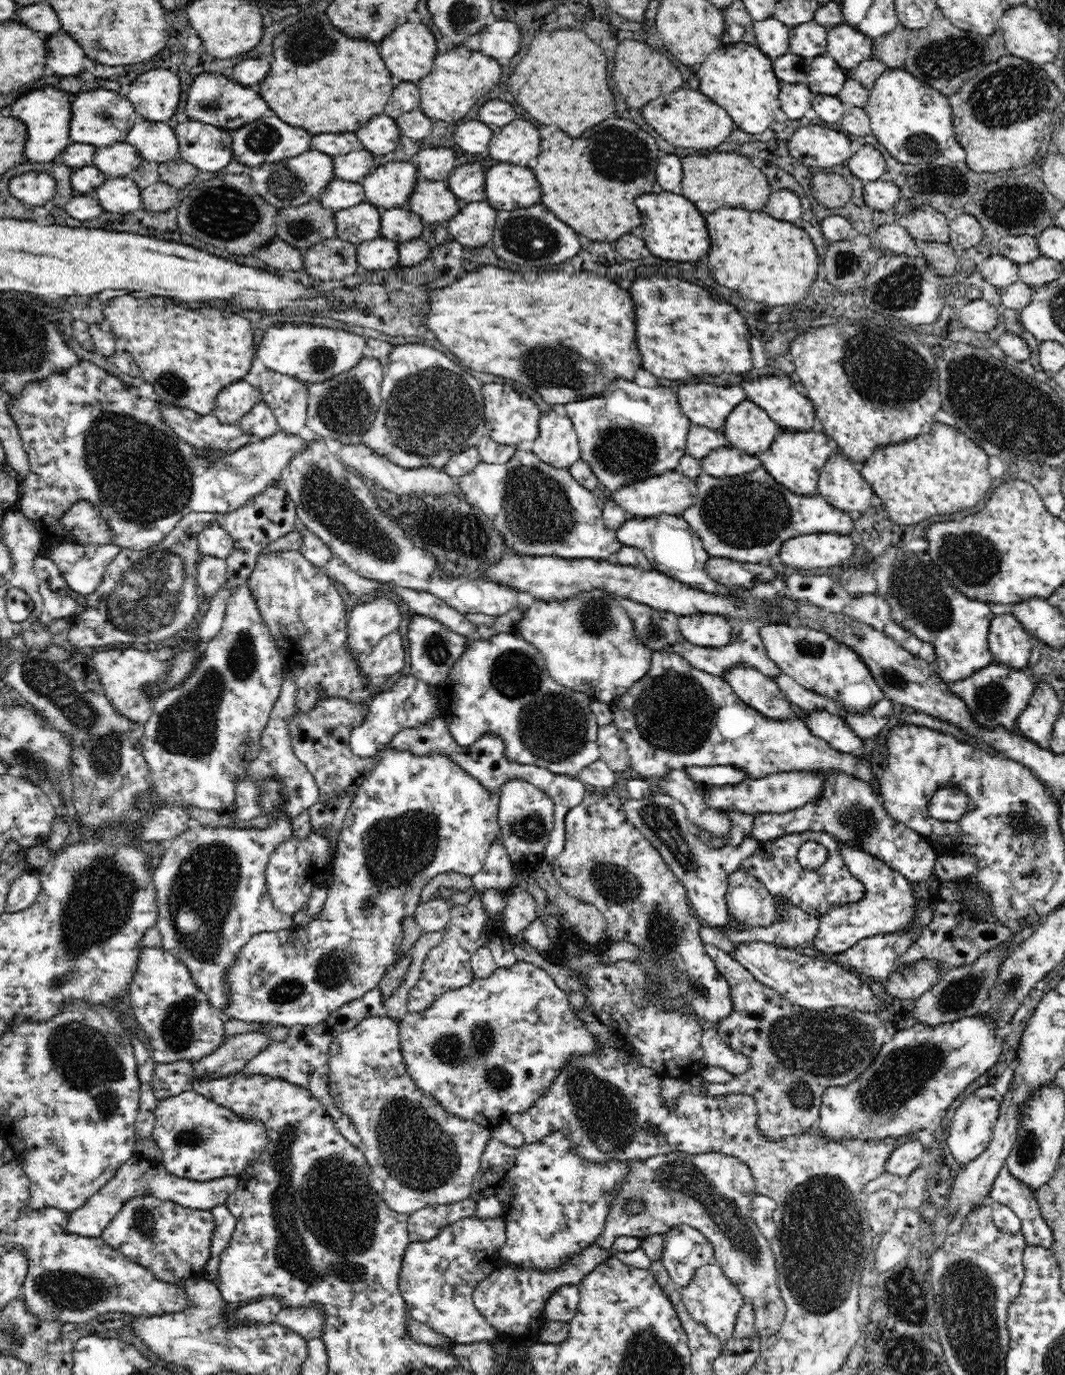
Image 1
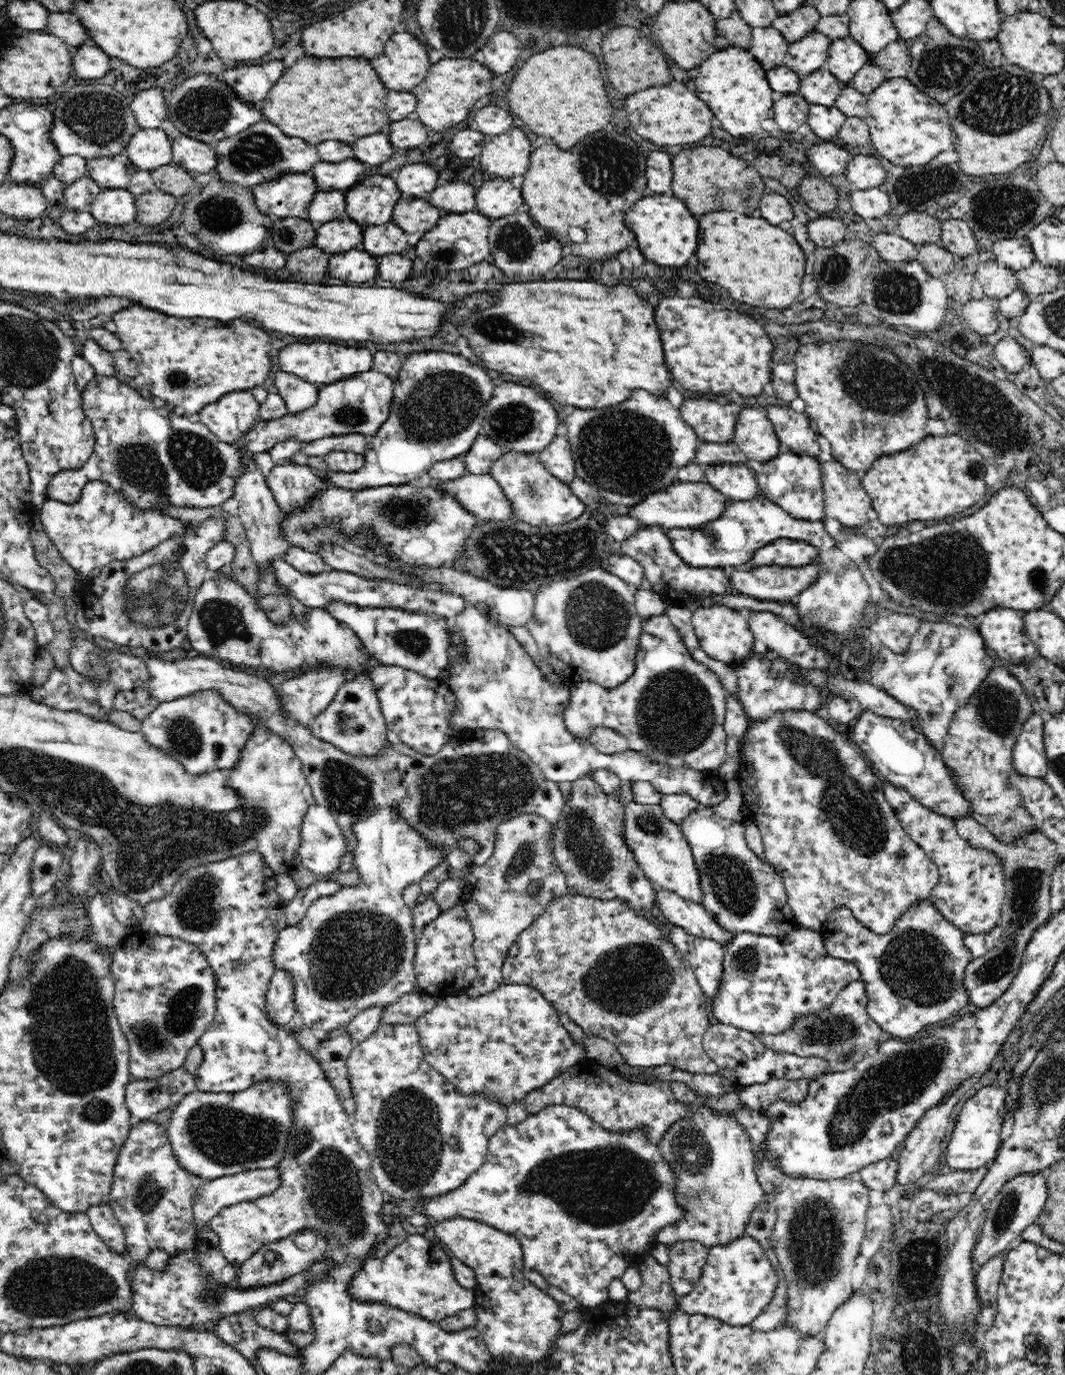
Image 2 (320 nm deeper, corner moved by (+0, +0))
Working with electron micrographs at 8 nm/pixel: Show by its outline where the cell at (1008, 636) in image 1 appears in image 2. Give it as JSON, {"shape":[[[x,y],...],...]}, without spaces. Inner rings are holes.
{"shape":[[[1012,608],[986,611],[979,632],[999,658],[1011,663],[1026,664],[1038,652],[1025,629],[1023,612]]]}

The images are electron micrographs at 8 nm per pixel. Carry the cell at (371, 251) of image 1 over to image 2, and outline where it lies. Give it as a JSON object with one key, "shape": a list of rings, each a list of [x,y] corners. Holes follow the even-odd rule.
{"shape":[[[362,248],[345,253],[330,254],[328,271],[335,283],[359,284],[368,282],[378,274],[378,259]]]}

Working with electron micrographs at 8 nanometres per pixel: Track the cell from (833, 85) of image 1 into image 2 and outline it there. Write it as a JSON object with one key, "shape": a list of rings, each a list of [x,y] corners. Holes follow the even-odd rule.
{"shape":[[[822,68],[802,77],[799,93],[810,104],[834,107],[844,84],[840,82],[827,68]]]}

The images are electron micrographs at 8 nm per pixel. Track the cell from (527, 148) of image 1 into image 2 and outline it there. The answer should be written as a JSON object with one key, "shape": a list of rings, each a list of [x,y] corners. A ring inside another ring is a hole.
{"shape":[[[509,130],[484,145],[480,169],[492,179],[524,176],[530,164],[530,148],[530,140],[522,130]]]}

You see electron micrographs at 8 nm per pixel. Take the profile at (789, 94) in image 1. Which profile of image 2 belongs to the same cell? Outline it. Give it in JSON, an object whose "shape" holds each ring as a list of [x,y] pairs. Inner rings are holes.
{"shape":[[[798,93],[783,95],[773,102],[774,120],[782,132],[794,132],[807,122],[810,103]]]}

